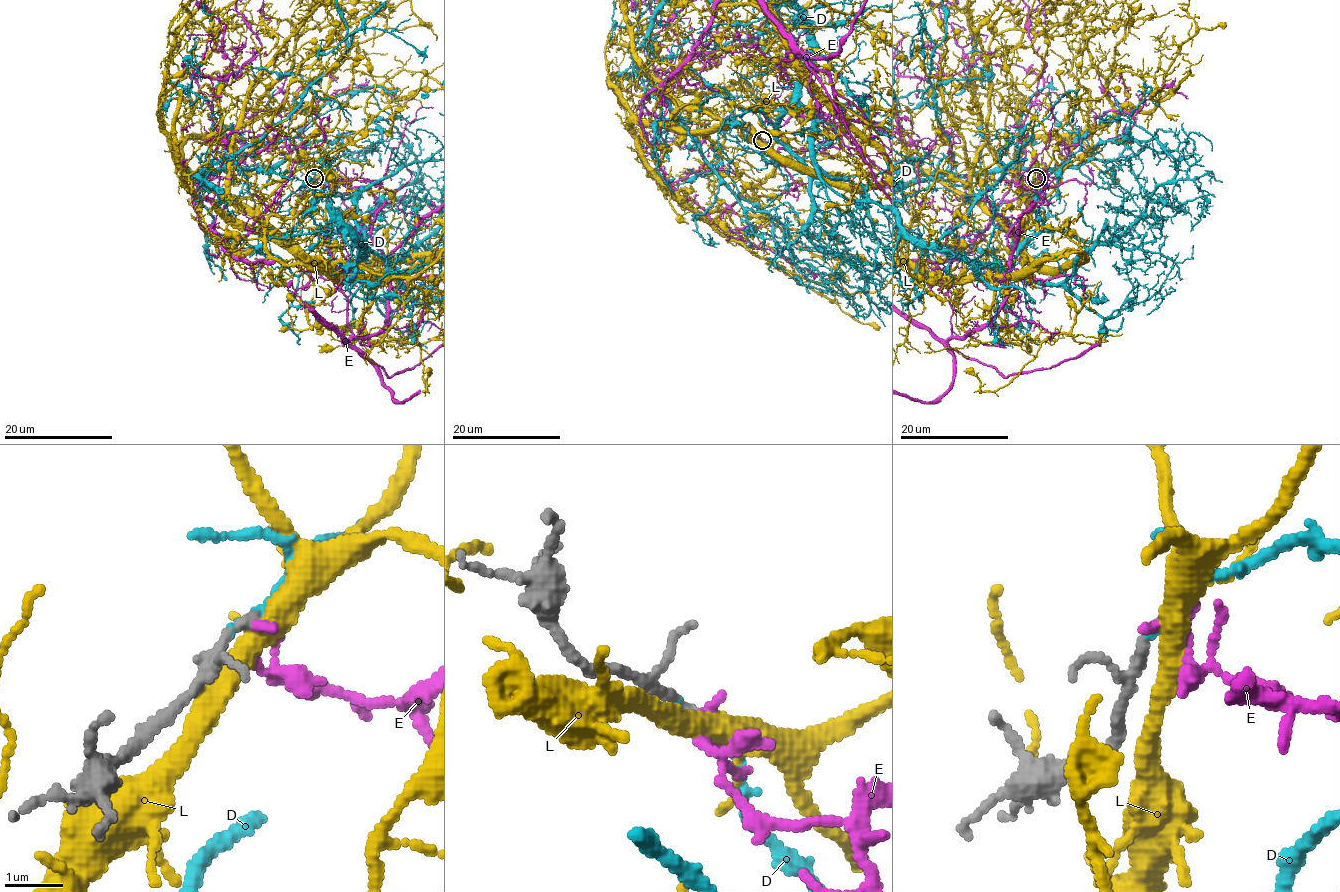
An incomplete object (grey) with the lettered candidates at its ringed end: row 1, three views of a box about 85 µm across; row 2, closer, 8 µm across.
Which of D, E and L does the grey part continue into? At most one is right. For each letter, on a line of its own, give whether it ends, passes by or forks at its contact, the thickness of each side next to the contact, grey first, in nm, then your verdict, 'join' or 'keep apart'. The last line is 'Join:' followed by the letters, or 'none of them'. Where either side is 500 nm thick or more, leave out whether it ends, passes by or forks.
D: it ends there; 200 nm thick on the grey side, 140 nm on the other; join
E: it ends there; 160 nm thick on the grey side, 180 nm on the other; keep apart
L: it forks there; 160 nm thick on the grey side, 340 nm on the other; keep apart
Join: D

